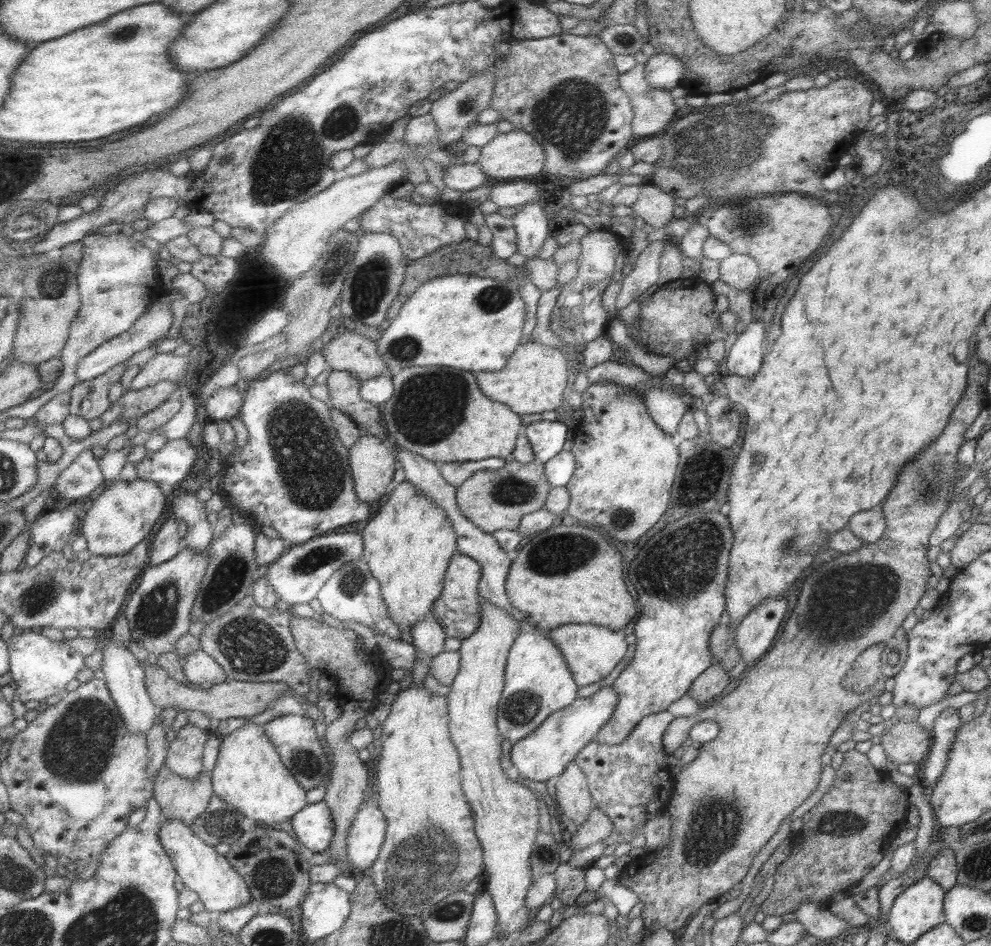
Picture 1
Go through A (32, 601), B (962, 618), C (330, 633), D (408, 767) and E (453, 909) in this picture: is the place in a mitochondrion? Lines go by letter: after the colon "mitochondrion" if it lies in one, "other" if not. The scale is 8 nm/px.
A: mitochondrion
B: other
C: other
D: other
E: mitochondrion

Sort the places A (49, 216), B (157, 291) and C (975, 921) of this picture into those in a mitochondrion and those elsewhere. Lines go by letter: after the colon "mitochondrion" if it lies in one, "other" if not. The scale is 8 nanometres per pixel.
A: other
B: other
C: mitochondrion

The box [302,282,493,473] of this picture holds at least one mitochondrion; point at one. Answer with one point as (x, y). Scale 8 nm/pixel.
(430, 405)

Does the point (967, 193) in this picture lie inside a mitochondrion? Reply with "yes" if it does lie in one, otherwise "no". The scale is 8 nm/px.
no

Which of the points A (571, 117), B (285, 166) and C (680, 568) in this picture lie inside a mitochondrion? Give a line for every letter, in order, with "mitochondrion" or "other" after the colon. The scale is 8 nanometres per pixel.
A: mitochondrion
B: mitochondrion
C: mitochondrion

